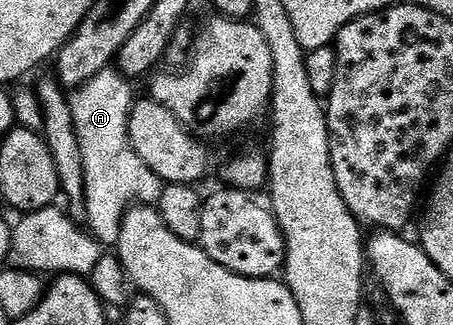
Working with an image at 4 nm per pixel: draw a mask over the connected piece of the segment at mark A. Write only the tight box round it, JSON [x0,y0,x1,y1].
[70,68,165,248]

